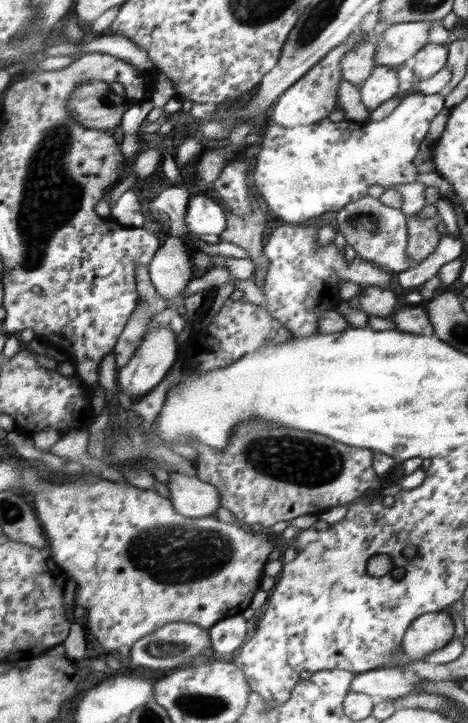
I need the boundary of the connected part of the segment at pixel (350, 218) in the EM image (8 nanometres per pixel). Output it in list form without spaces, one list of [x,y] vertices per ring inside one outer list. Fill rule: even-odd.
[[[366,195],[346,204],[338,211],[336,218],[338,230],[362,259],[388,266],[390,270],[397,273],[412,267],[412,259],[406,255],[407,216],[402,213],[401,209],[390,208],[382,204],[378,198]]]

